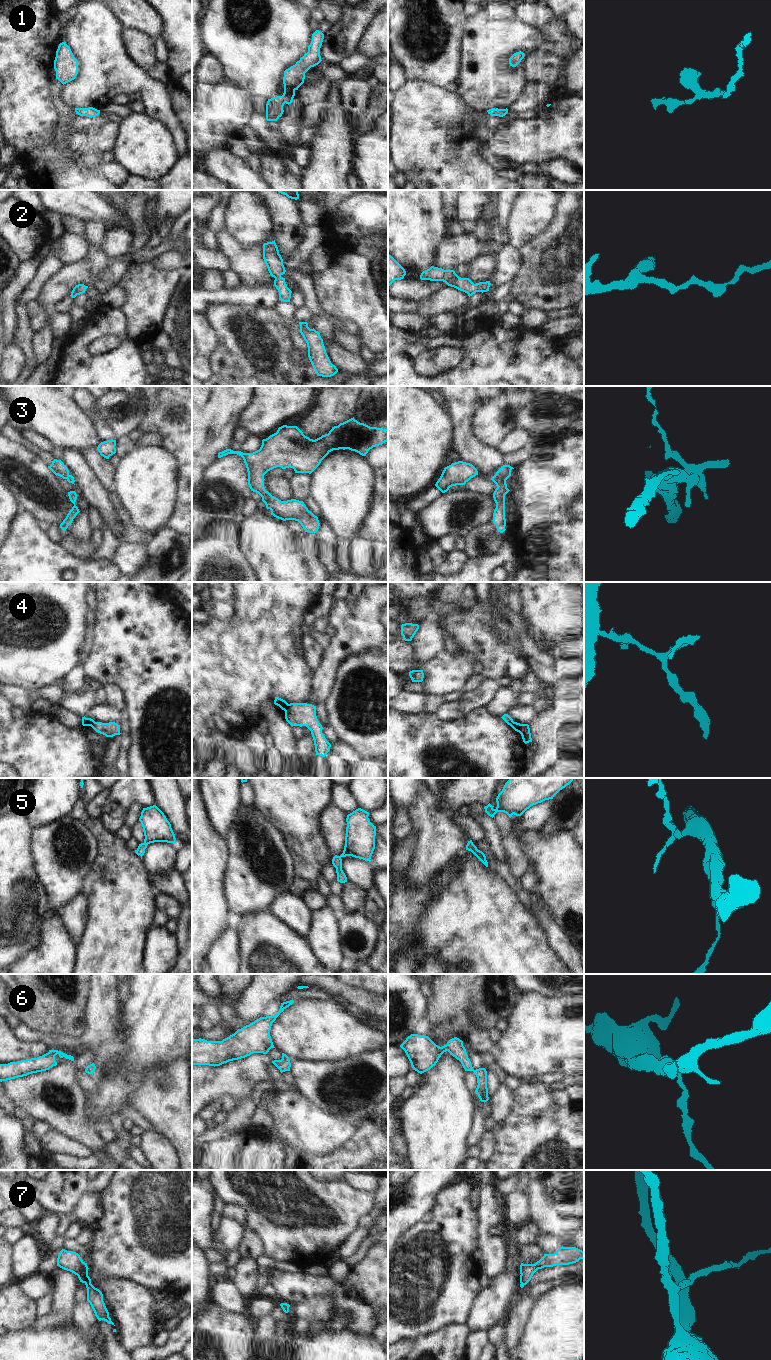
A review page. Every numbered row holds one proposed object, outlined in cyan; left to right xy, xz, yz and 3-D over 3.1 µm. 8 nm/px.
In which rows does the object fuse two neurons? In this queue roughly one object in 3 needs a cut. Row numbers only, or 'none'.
4

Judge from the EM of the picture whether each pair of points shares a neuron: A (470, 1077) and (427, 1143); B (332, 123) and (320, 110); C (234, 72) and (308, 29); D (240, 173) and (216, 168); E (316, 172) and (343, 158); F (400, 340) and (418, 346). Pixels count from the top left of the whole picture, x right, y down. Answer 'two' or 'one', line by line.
A: two
B: two
C: one
D: one
E: one
F: one

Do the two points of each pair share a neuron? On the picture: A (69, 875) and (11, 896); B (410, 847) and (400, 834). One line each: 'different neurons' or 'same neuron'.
A: different neurons
B: different neurons

